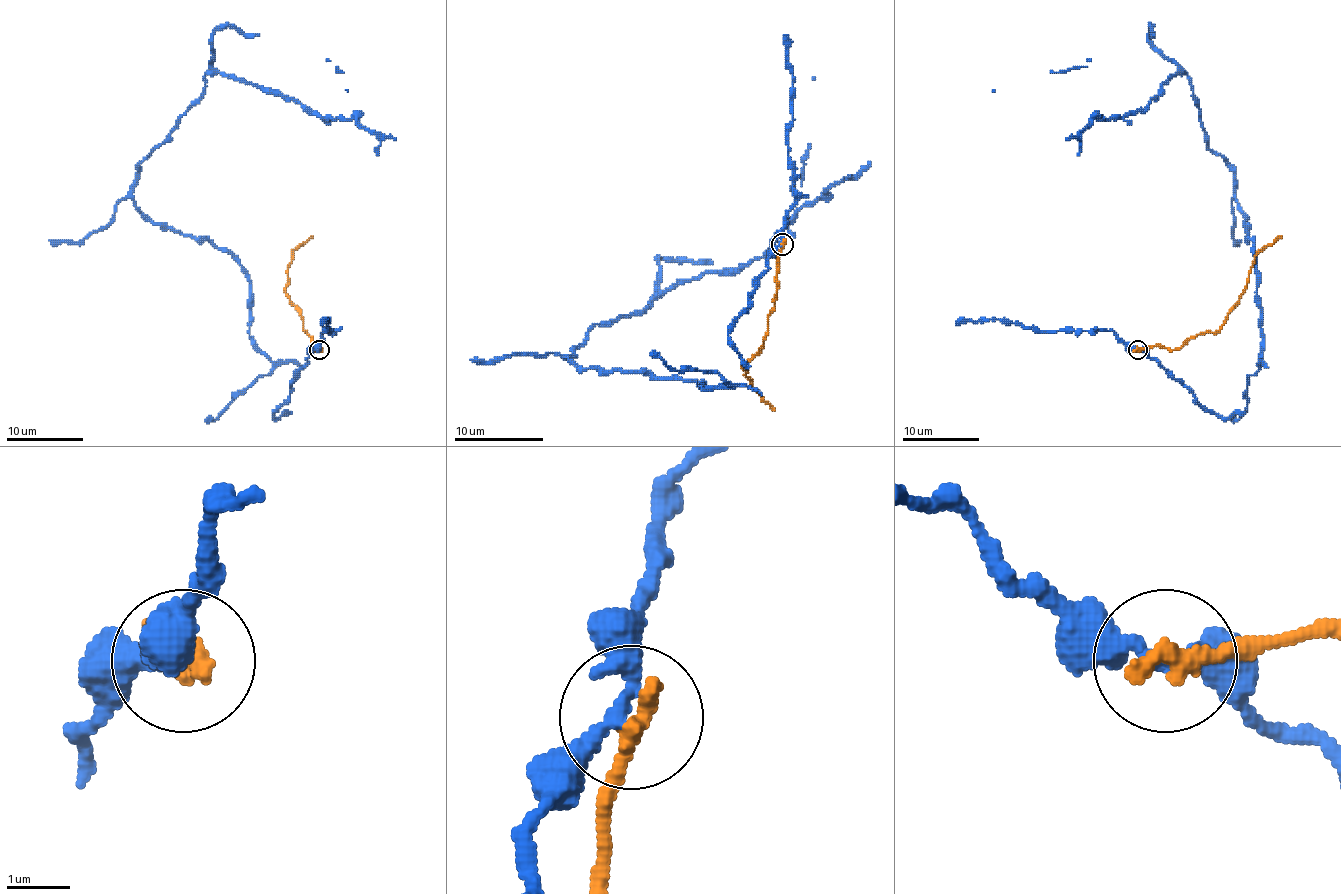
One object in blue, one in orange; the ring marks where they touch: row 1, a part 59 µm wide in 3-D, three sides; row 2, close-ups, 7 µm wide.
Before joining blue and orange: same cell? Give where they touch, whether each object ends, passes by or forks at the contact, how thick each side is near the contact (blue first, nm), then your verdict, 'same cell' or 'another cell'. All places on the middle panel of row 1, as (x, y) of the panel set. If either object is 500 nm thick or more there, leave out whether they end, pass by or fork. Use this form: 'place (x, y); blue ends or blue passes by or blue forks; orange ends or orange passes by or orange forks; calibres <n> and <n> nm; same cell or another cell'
place (782, 244); blue passes by; orange ends; calibres 280 and 360 nm; another cell

